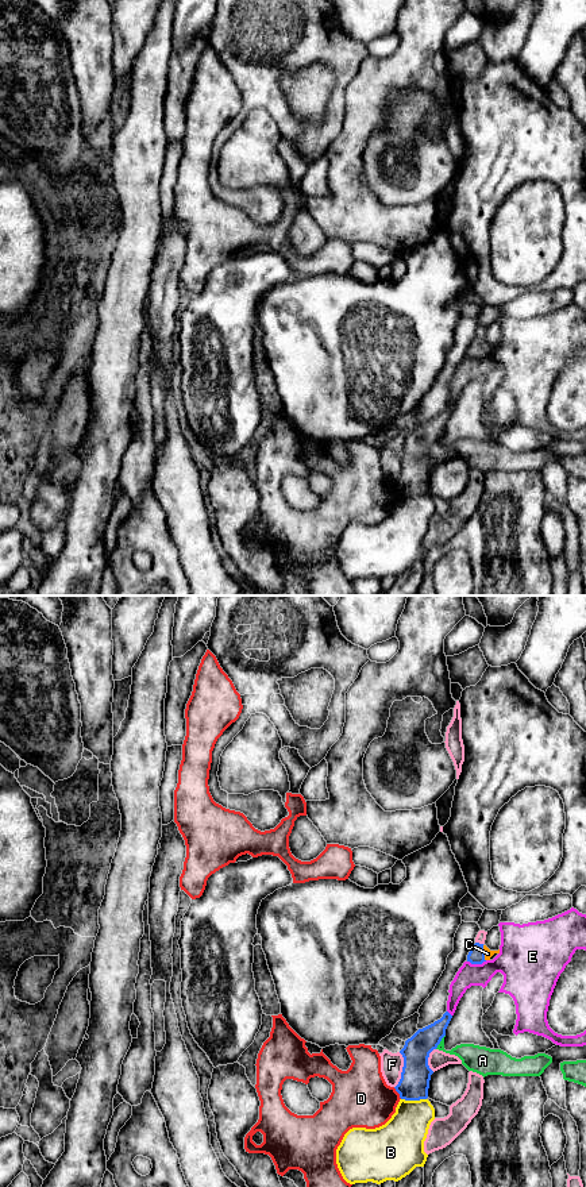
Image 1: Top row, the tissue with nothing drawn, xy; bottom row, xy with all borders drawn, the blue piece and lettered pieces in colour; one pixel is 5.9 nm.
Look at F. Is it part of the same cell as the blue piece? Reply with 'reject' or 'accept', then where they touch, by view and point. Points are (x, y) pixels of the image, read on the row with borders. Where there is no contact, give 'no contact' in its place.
reject; meets blue in xy at (403, 1070)

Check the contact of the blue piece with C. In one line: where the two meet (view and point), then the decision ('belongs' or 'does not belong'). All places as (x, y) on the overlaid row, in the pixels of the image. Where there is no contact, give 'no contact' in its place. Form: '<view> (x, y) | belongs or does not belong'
xy (484, 954) | belongs

